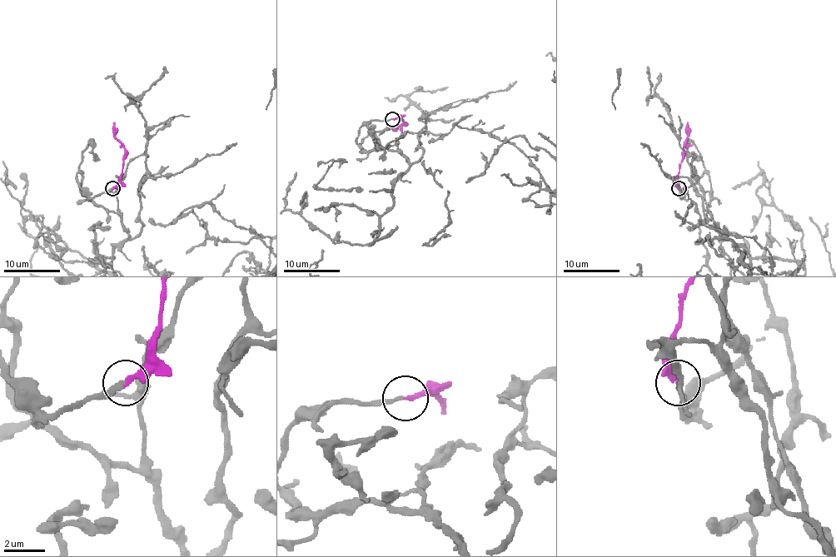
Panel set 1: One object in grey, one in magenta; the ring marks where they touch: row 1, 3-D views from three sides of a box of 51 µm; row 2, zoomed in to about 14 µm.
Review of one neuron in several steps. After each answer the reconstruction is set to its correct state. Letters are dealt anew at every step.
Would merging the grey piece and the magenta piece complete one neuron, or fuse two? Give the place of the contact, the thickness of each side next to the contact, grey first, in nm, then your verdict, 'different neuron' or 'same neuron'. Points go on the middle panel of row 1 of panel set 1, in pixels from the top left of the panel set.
(392, 119) | 200/240 nm | different neuron

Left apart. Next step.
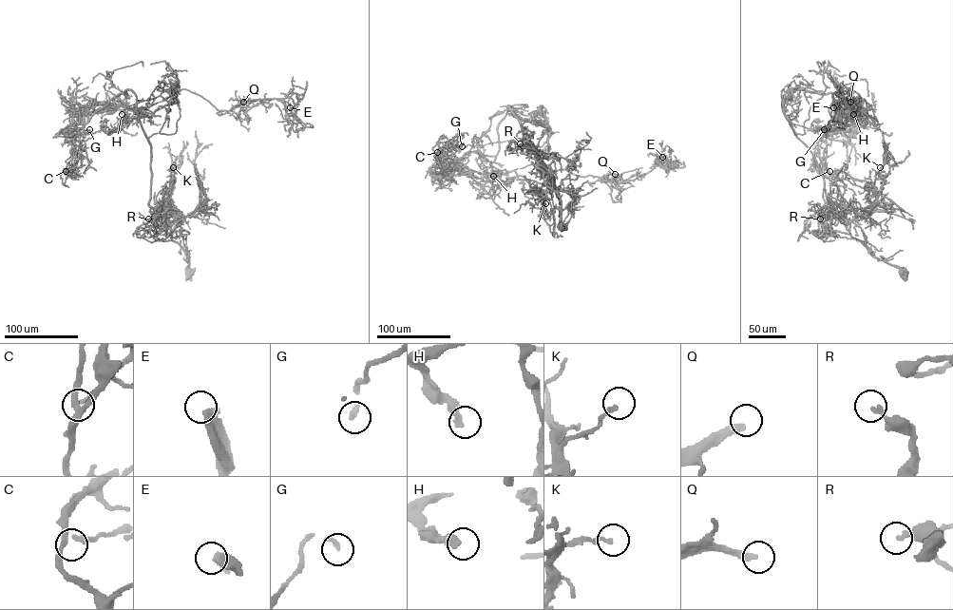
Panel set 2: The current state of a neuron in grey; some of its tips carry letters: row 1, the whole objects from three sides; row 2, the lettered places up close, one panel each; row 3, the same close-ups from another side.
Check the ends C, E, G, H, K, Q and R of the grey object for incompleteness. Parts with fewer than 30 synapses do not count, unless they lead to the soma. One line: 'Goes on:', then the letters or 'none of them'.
Goes on: E, Q

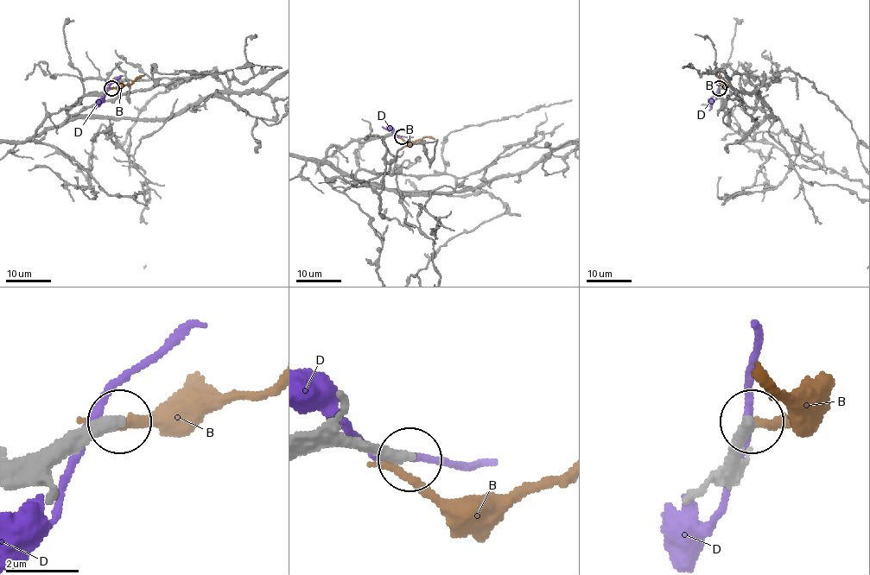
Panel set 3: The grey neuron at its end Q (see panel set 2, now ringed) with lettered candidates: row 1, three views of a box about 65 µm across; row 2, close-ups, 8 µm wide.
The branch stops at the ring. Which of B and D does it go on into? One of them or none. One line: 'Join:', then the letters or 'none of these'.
Join: none of these

